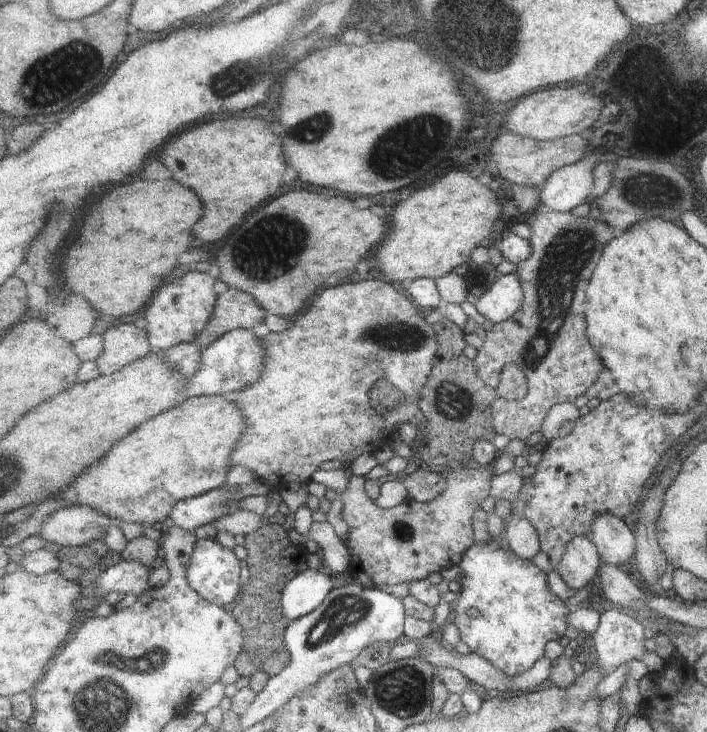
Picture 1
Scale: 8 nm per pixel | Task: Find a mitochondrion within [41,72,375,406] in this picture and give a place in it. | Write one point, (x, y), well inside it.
(264, 257)

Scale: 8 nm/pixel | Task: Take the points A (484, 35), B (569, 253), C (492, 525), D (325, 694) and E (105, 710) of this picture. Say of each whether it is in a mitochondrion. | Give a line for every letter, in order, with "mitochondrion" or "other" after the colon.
A: mitochondrion
B: mitochondrion
C: other
D: other
E: mitochondrion

